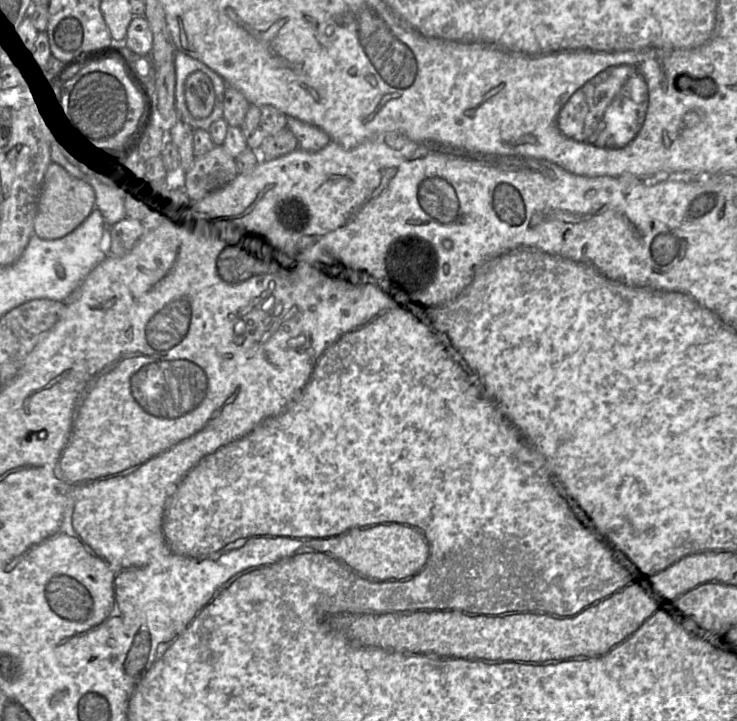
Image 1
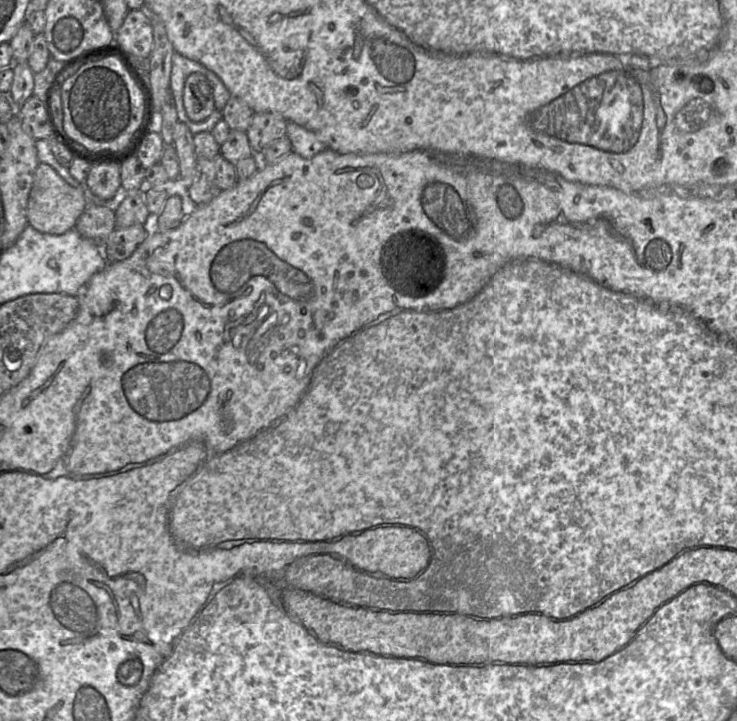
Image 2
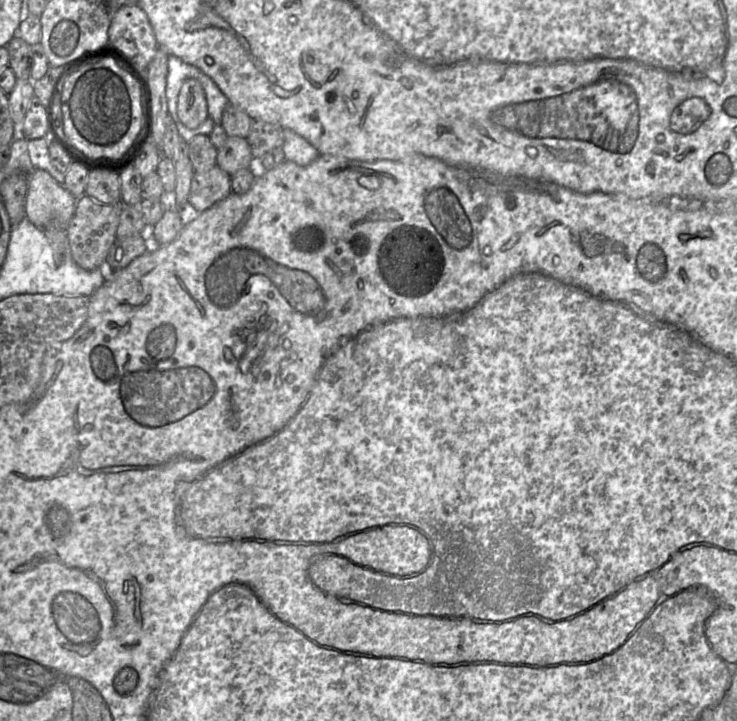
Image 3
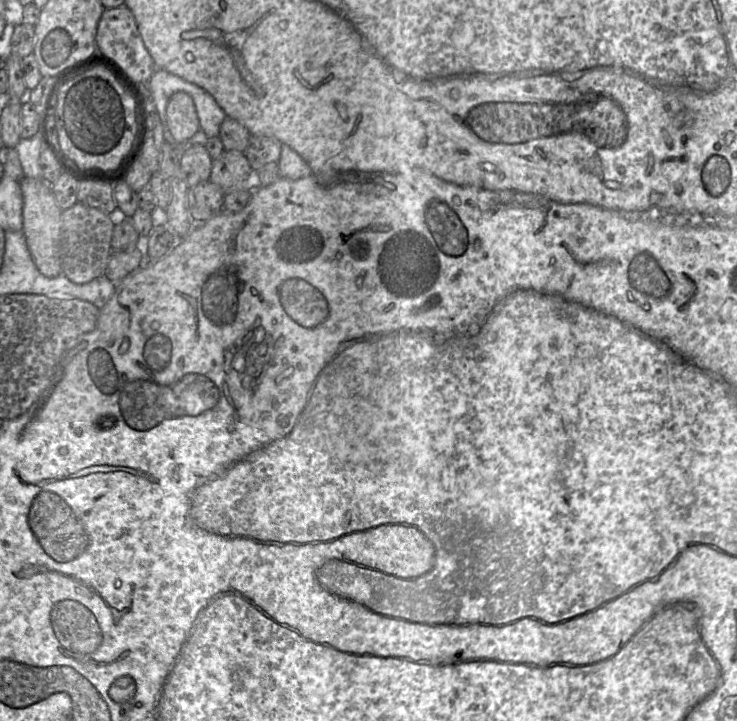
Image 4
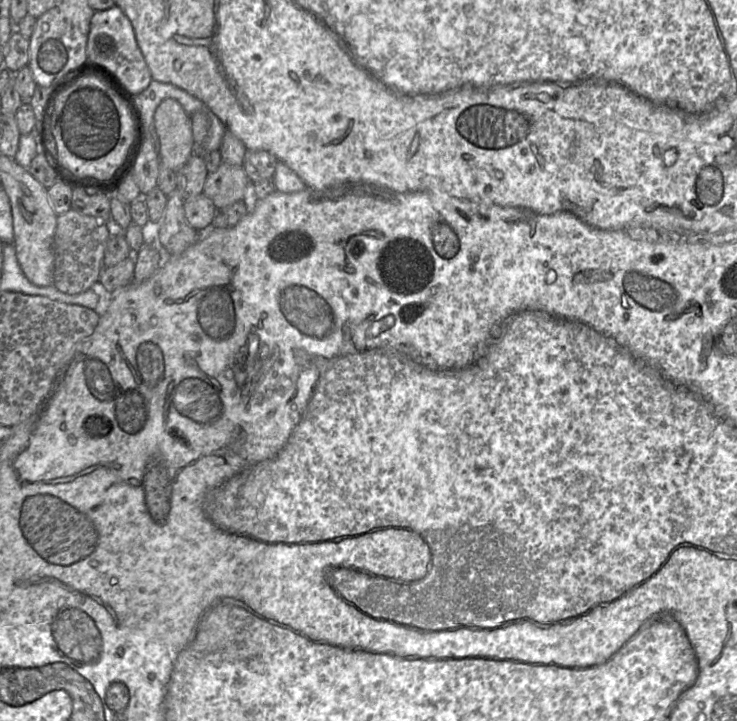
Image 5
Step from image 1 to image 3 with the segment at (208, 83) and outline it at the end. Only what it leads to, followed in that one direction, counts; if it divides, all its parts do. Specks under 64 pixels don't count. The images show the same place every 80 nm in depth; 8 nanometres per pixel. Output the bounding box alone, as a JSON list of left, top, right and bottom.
[177,79,208,129]

